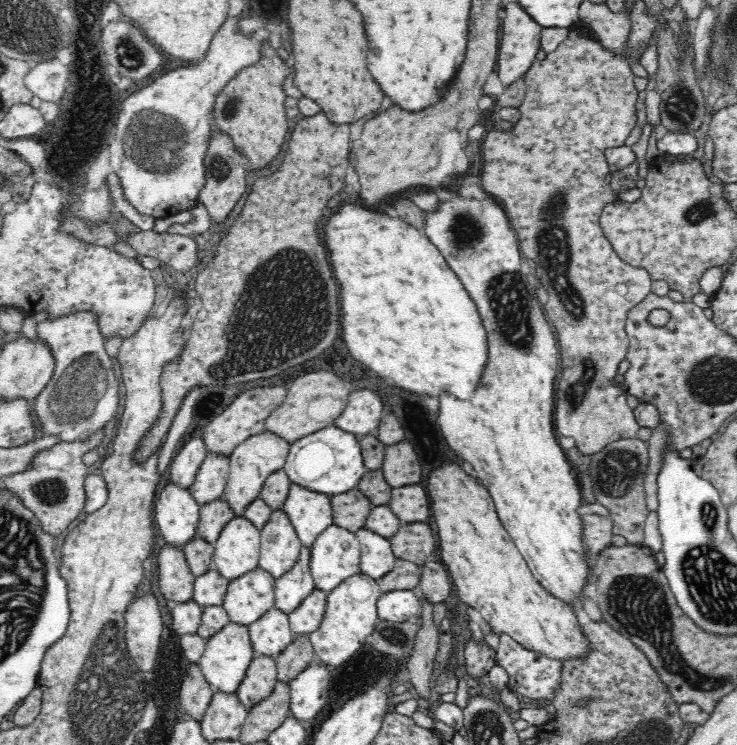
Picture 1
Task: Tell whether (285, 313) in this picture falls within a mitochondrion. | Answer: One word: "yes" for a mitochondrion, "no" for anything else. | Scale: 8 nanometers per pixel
yes

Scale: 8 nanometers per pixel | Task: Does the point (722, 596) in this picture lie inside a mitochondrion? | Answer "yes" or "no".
yes

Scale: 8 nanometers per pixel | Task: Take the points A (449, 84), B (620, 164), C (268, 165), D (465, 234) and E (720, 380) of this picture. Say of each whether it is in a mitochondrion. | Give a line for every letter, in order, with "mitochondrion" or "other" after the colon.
A: other
B: other
C: other
D: mitochondrion
E: mitochondrion

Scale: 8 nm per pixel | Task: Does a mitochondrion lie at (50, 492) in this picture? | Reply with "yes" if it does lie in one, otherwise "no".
yes

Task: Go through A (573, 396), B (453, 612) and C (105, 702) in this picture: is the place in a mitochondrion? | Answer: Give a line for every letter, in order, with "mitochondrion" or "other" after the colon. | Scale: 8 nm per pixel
A: mitochondrion
B: other
C: mitochondrion

